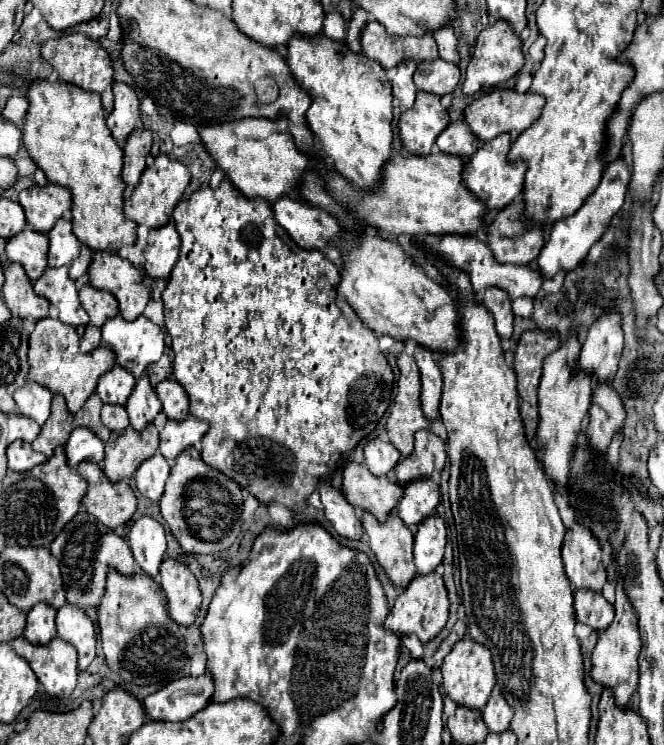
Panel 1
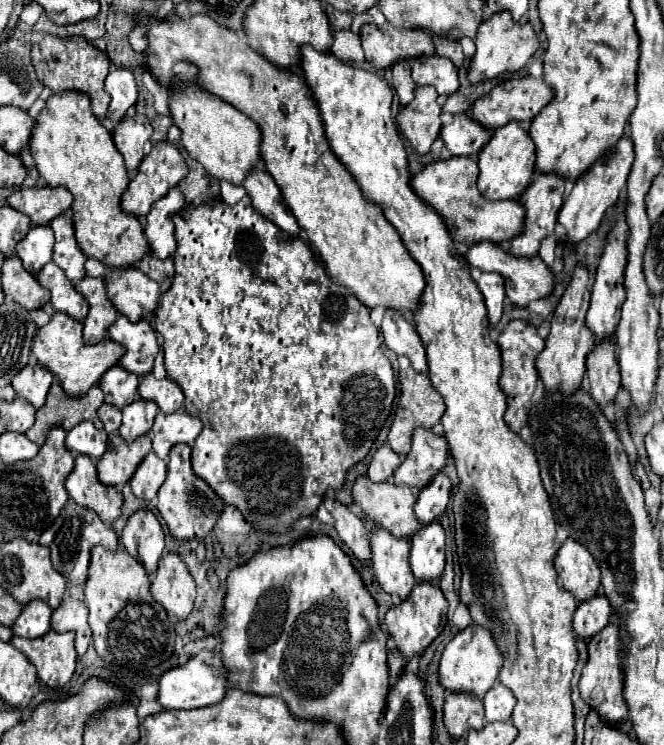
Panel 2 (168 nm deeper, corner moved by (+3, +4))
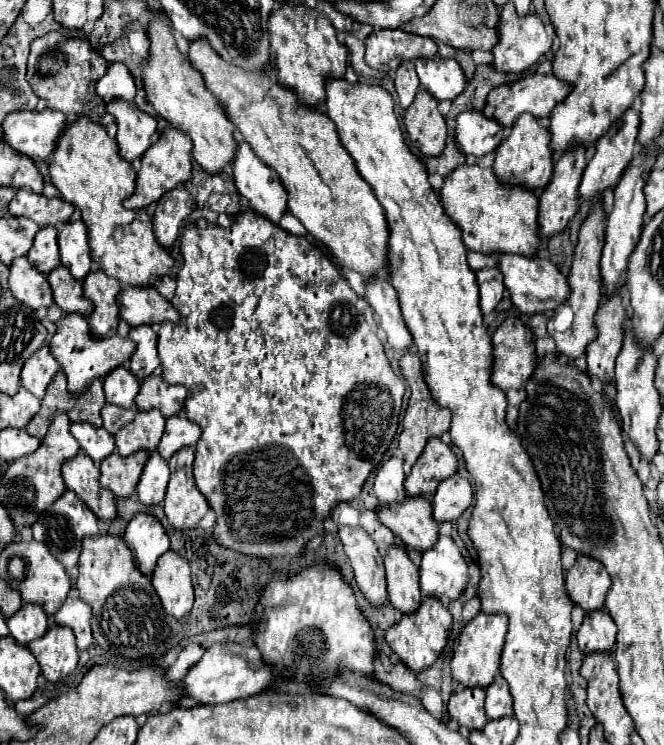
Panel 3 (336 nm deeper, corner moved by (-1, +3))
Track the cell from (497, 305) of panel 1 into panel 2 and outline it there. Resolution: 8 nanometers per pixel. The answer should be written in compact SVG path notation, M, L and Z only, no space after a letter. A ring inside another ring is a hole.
M483 273L477 281L483 297L485 297L485 305L487 305L487 315L489 315L489 323L497 325L499 319L503 317L503 299L505 299L505 283L503 277L497 273Z

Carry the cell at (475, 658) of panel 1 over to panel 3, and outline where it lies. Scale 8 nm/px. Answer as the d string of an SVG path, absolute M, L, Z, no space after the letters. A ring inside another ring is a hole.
M479 612L471 622L467 622L459 636L459 642L455 646L455 654L451 660L453 680L459 682L461 686L469 686L469 688L473 688L473 686L487 688L499 670L499 658L501 658L505 634L507 634L505 614Z

